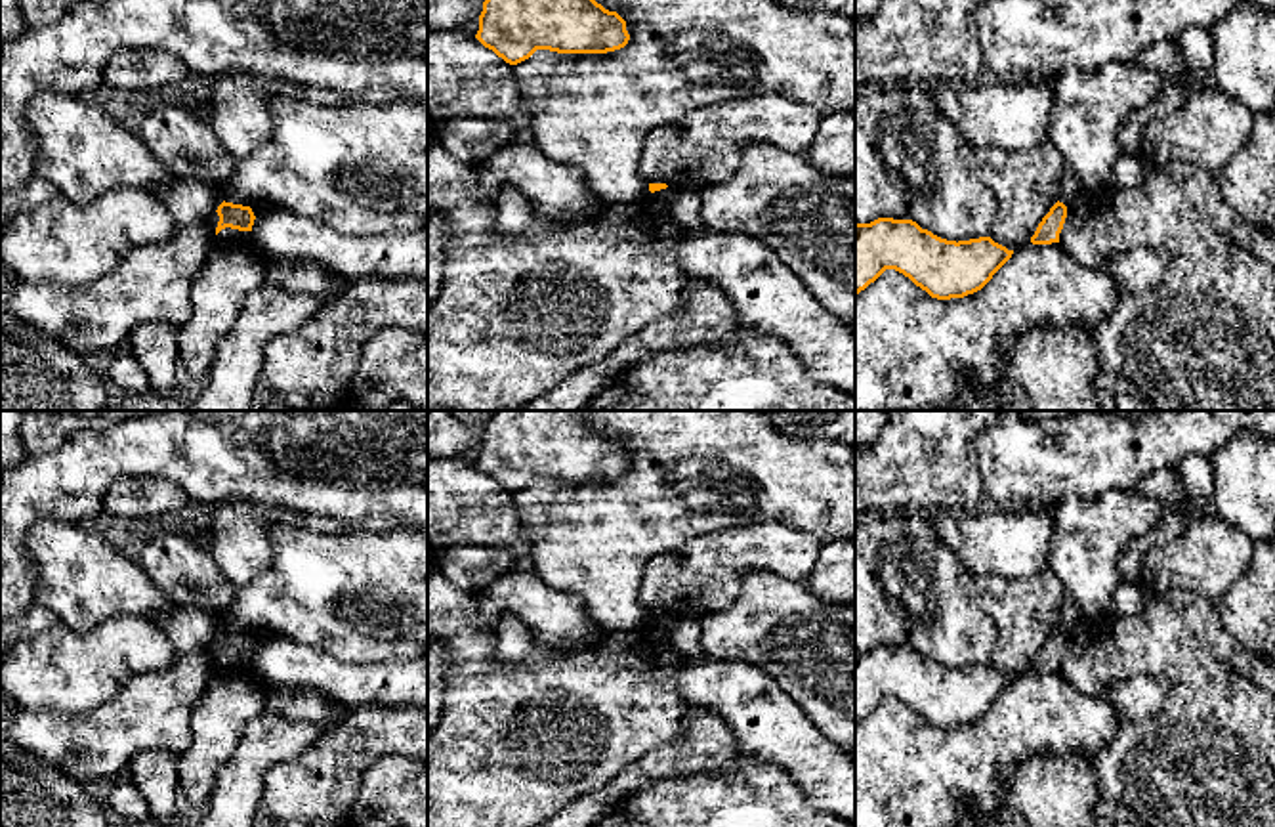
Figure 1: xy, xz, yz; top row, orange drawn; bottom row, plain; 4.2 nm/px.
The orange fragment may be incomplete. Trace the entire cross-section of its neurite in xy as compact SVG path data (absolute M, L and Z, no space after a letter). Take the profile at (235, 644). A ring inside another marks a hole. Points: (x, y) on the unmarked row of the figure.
M223 628L216 640L219 644L216 663L225 655L239 657L239 659L252 659L256 644L250 634Z

